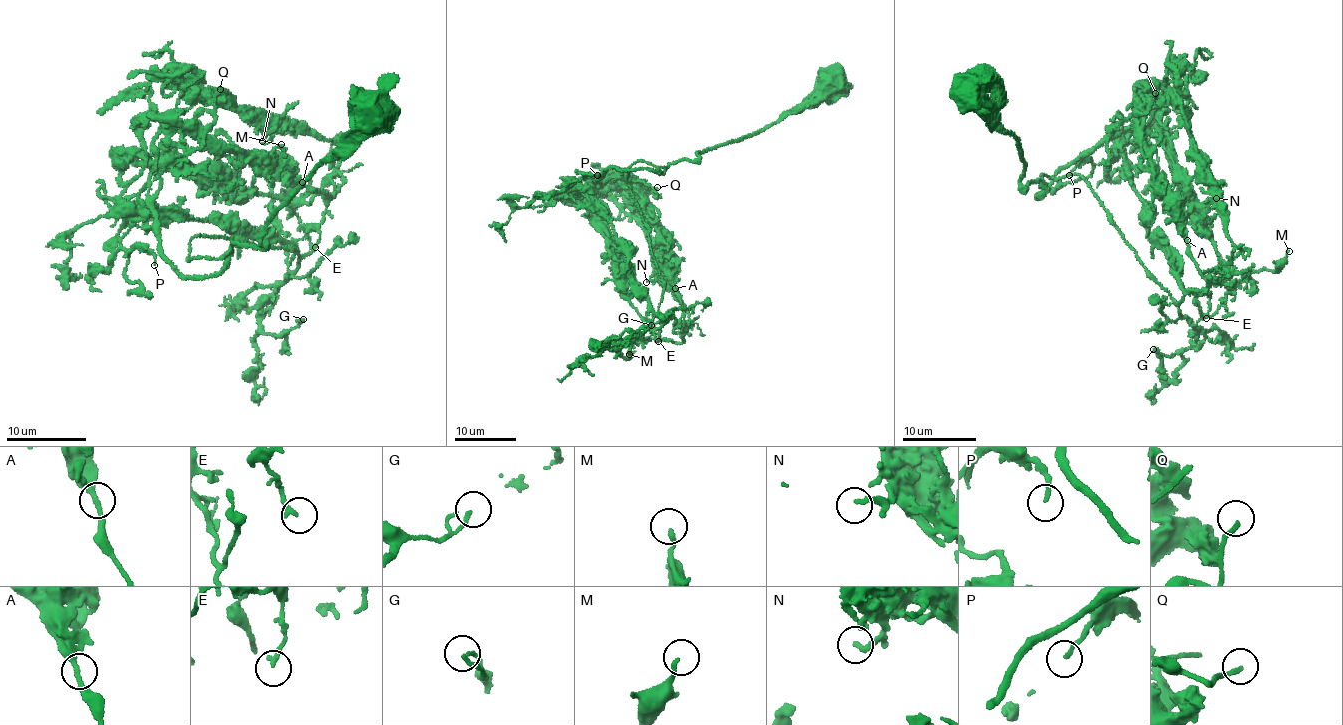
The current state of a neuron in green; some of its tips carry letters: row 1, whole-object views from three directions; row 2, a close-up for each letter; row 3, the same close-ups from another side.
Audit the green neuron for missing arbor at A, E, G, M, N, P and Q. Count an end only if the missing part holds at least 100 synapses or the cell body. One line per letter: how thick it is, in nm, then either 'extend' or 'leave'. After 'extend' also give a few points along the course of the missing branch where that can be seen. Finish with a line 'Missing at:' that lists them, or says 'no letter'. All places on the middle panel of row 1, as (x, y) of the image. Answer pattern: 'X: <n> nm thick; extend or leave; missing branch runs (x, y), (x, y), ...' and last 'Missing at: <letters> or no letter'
A: 240 nm thick; leave
E: 200 nm thick; leave
G: 150 nm thick; leave
M: 160 nm thick; leave
N: 200 nm thick; leave
P: 170 nm thick; leave
Q: 180 nm thick; extend; missing branch runs (657, 187), (670, 205), (679, 205), (688, 210), (704, 268), (717, 301), (713, 322), (694, 331)
Missing at: Q

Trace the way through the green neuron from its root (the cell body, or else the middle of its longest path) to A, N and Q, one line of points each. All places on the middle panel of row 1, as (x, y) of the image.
A: (833, 84), (808, 107), (672, 162), (663, 174), (612, 167), (597, 180), (619, 177), (638, 193), (675, 288)
N: (833, 84), (663, 174), (612, 167), (593, 181), (631, 202), (654, 257), (646, 282)
Q: (833, 84), (808, 107), (672, 162), (663, 174), (612, 167), (597, 180), (629, 174), (648, 191), (657, 187)

